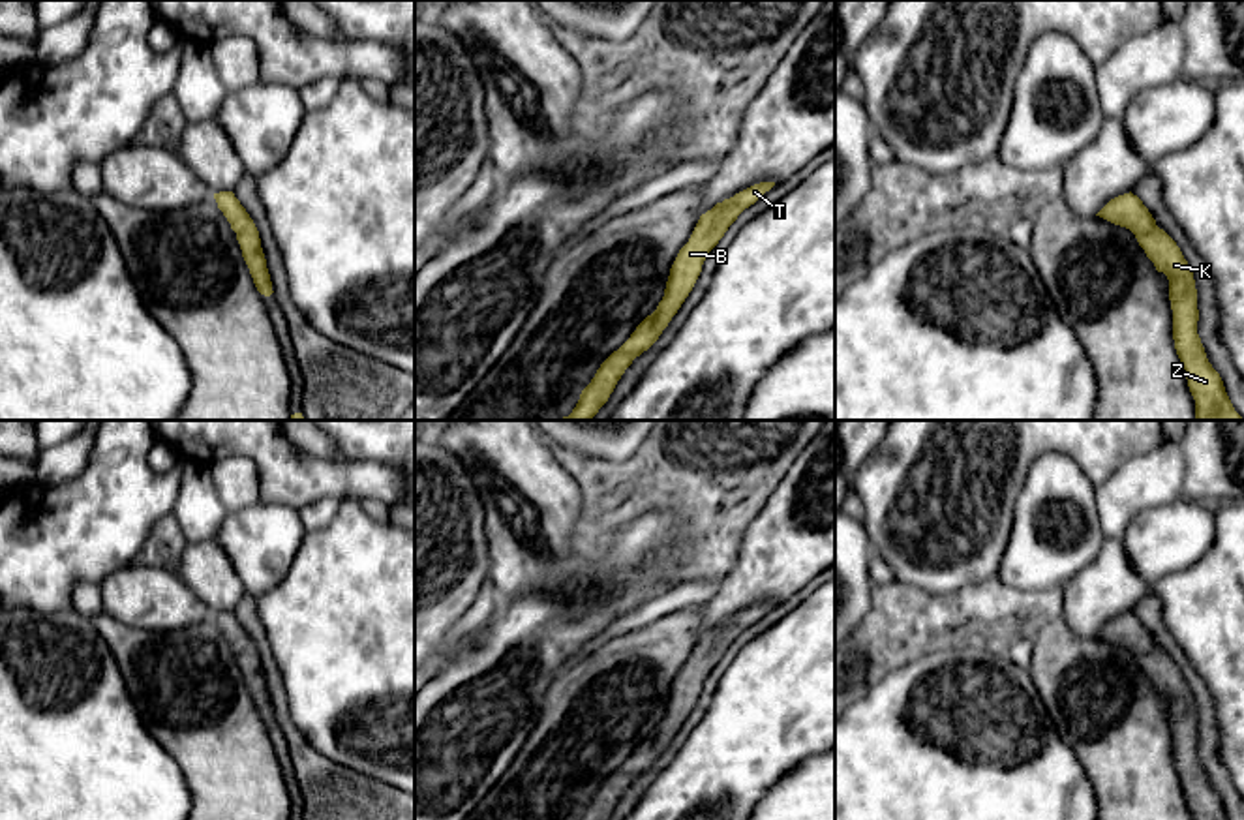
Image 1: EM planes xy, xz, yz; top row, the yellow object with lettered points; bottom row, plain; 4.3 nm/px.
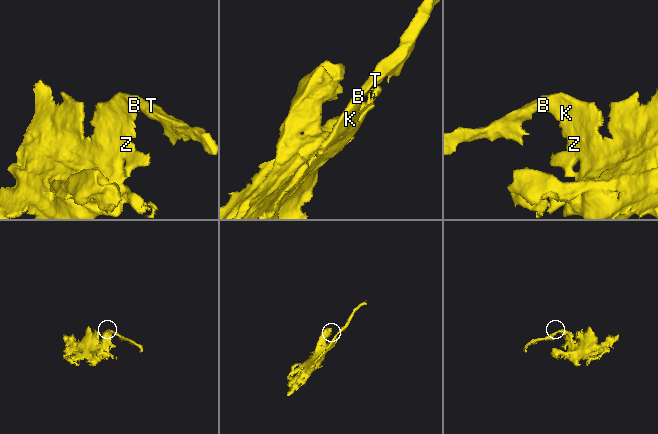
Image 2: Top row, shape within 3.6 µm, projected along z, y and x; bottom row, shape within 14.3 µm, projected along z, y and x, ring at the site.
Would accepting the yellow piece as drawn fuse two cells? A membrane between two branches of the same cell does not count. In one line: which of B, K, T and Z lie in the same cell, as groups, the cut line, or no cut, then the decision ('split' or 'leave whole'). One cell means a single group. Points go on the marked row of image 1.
B K T Z; no cut; leave whole

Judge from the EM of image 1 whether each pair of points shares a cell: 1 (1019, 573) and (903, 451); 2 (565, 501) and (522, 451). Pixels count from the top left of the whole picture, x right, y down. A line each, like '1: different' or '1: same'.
1: different
2: same

